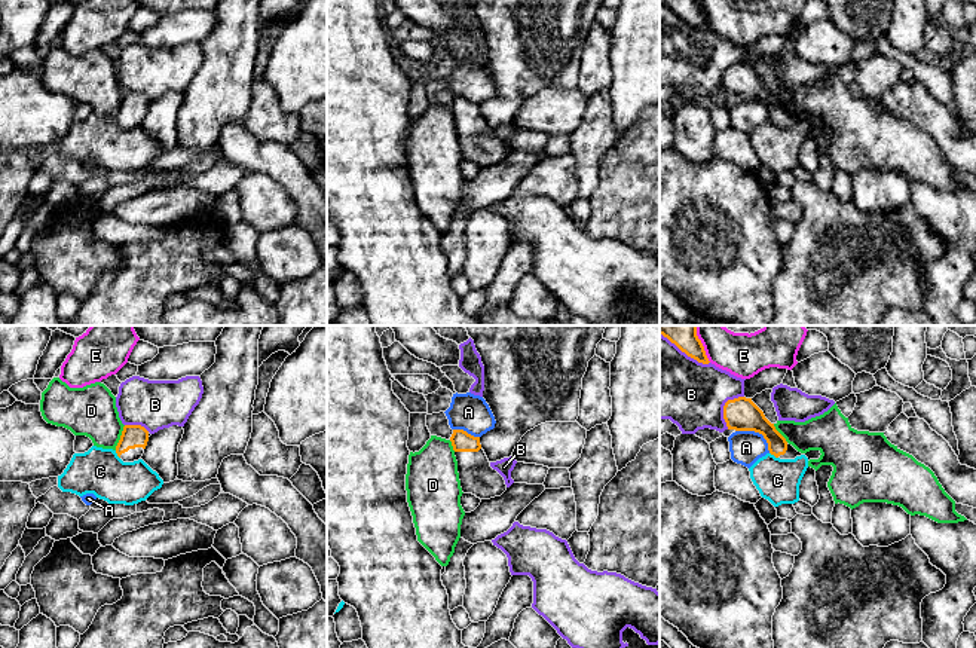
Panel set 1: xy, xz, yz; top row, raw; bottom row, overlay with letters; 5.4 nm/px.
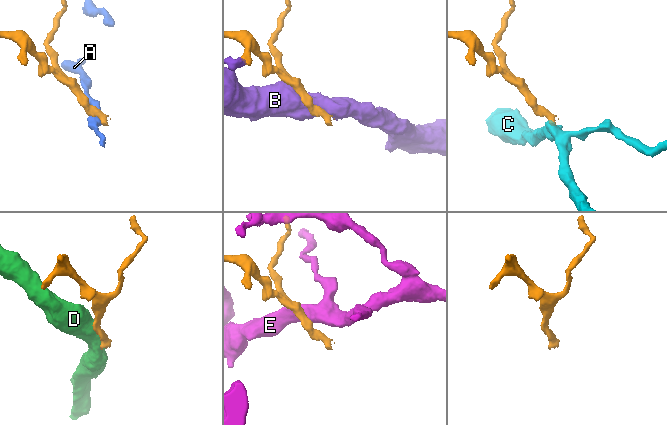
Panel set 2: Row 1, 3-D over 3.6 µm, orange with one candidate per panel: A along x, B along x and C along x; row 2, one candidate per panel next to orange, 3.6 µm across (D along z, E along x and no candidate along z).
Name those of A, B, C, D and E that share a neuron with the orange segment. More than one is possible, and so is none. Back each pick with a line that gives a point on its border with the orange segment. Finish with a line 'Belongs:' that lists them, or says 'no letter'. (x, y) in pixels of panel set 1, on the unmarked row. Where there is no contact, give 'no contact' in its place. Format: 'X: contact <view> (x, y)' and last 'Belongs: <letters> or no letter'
Belongs: no letter

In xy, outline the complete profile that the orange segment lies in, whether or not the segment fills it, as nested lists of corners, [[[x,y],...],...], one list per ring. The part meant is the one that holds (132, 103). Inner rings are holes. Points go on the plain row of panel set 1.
[[[125,92],[116,120],[123,129],[141,126],[152,101],[141,92]]]

